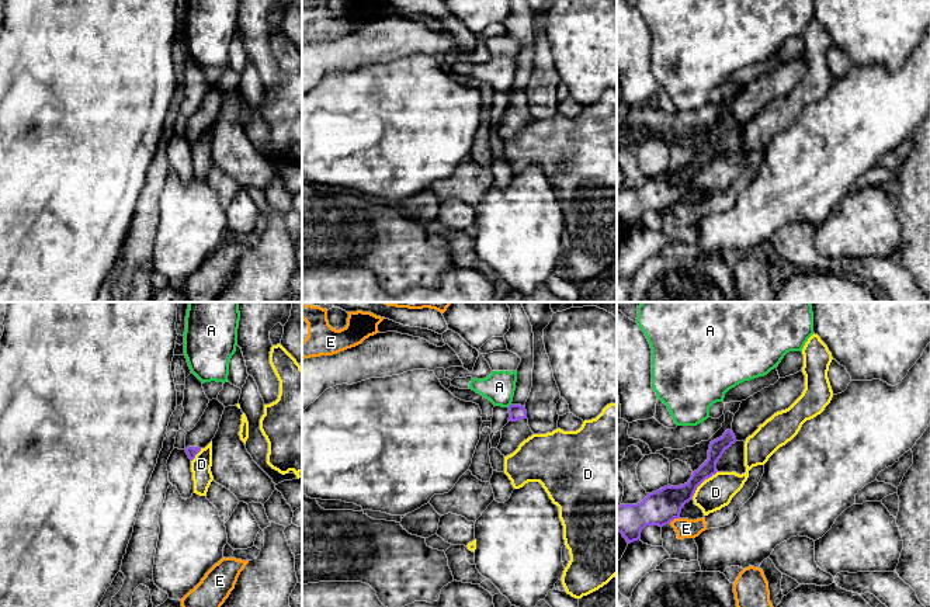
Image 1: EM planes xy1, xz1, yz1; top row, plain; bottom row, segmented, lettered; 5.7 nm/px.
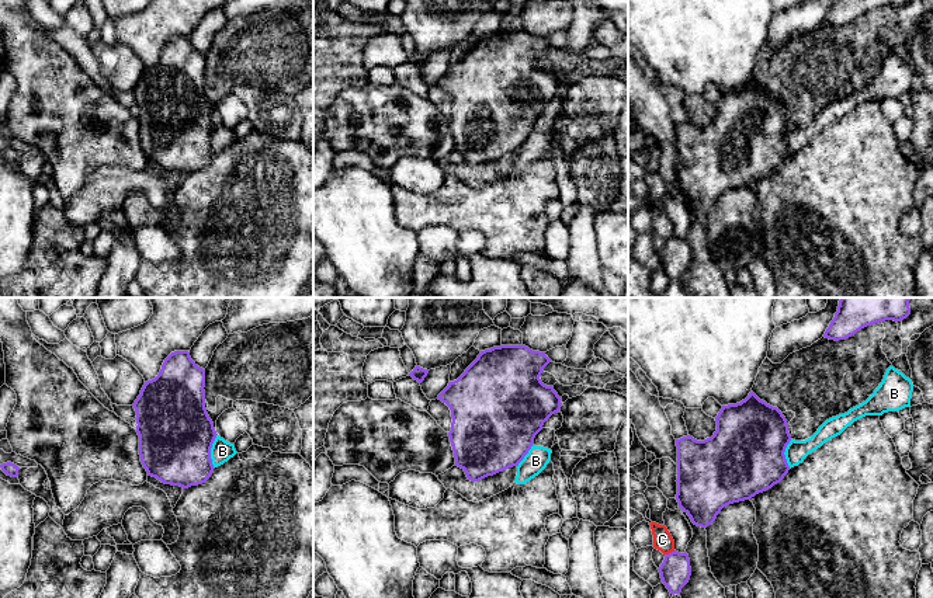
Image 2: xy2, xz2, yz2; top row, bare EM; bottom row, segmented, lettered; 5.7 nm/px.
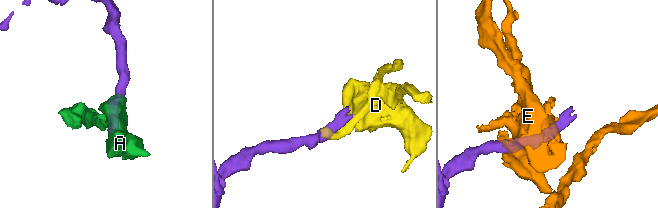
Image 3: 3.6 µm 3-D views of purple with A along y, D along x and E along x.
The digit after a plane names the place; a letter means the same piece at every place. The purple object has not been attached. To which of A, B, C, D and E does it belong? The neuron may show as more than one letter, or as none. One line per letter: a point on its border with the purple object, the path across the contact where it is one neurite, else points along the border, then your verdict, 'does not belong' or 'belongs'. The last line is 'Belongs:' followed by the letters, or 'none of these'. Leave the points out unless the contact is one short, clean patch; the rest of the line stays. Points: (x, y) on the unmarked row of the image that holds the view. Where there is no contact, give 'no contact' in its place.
A: no contact; does not belong
B: meets purple in xy2 at (210, 136); border along xy2 (217, 120), (211, 134), (211, 149), (214, 153); does not belong
C: meets purple in yz2 at (672, 237); border along yz2 (675, 236), (666, 240); does not belong
D: meets purple in yz1 at (701, 167); does not belong
E: meets purple in yz1 at (673, 204); border along yz1 (679, 203), (669, 207); does not belong
Belongs: none of these

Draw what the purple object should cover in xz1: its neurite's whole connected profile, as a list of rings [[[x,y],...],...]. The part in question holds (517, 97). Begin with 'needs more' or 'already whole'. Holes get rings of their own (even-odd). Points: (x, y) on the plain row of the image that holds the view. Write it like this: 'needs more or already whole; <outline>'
needs more; [[[510,90],[509,98],[509,108],[503,112],[497,131],[497,135],[504,142],[513,139],[524,125],[534,119],[528,111],[525,91]]]

